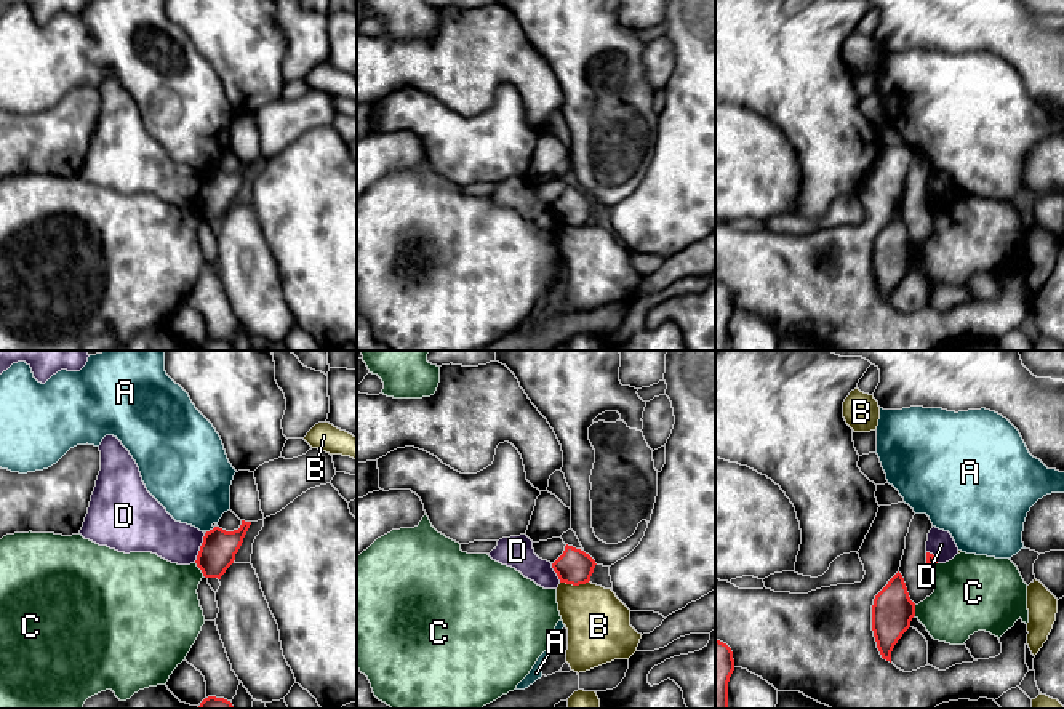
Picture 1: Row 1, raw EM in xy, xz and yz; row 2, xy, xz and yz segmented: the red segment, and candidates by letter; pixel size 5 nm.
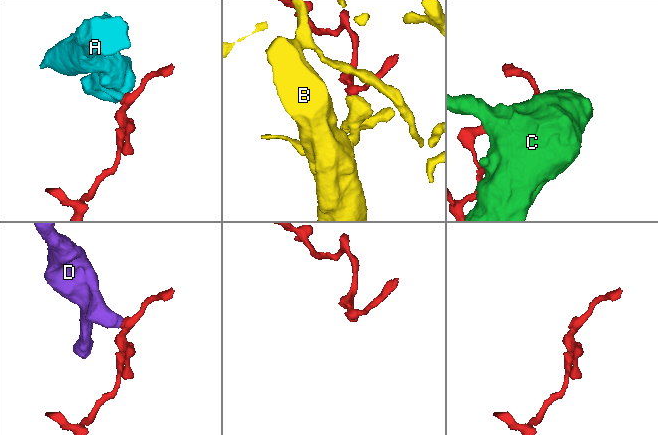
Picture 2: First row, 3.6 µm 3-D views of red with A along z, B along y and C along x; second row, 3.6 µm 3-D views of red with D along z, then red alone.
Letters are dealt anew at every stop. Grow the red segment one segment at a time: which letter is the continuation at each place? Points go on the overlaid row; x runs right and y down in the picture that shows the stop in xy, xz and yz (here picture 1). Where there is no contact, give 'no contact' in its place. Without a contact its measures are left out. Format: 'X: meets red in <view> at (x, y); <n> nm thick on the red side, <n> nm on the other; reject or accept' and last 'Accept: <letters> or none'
A: meets red in xy at (210, 530); 180 nm thick on the red side, 380 nm on the other; reject
B: meets red in xz at (575, 584); 180 nm thick on the red side, 320 nm on the other; reject
C: meets red in xy at (199, 567); 180 nm thick on the red side, 380 nm on the other; reject
D: meets red in xy at (200, 548); 180 nm thick on the red side, 220 nm on the other; reject
Accept: none

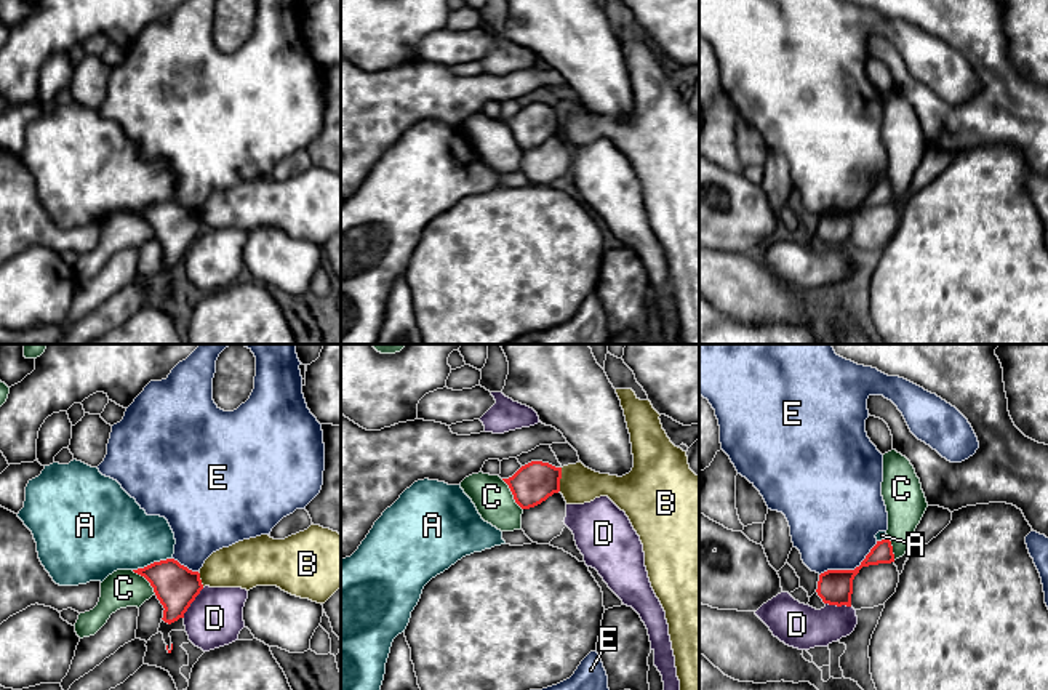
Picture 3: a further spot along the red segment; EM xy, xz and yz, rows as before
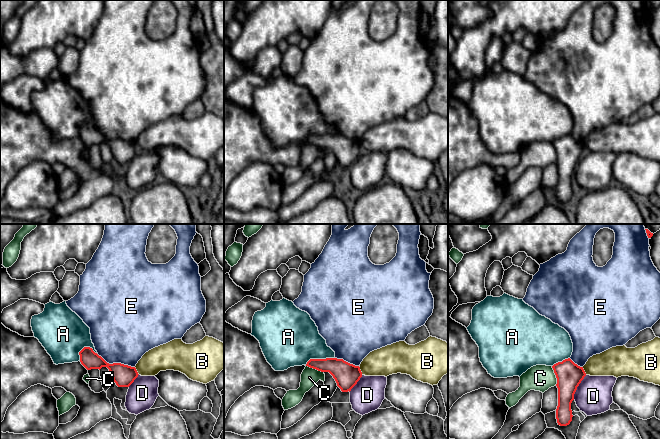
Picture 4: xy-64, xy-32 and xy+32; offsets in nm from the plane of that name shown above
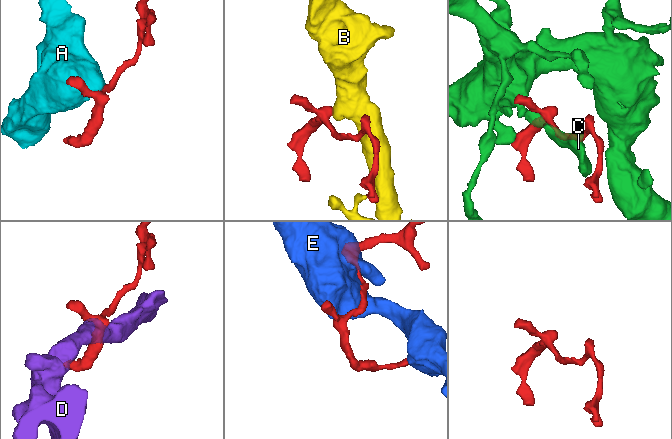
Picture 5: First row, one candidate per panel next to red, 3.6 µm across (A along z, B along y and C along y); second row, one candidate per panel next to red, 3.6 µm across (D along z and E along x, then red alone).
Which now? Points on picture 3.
A: meets red in xy at (154, 562); 220 nm thick on the red side, 360 nm on the other; reject
B: meets red in xz at (560, 477); 200 nm thick on the red side, 190 nm on the other; reject
C: meets red in xz at (512, 493); 200 nm thick on the red side, 190 nm on the other; reject
D: meets red in xy at (192, 601); 220 nm thick on the red side, 280 nm on the other; reject
E: meets red in yz at (850, 570); 180 nm thick on the red side, 440 nm on the other; reject
Accept: none

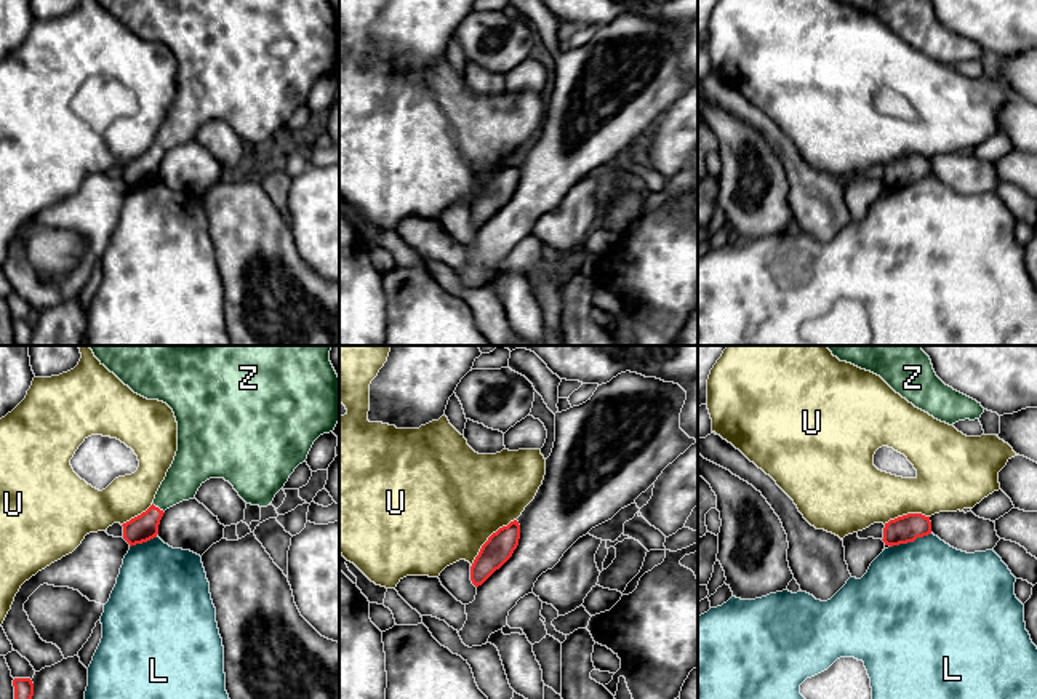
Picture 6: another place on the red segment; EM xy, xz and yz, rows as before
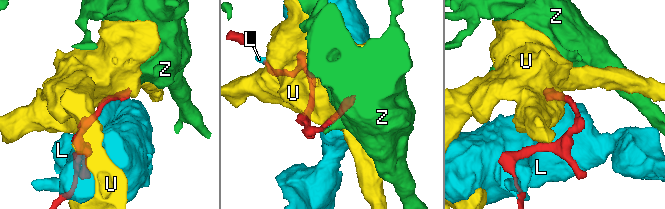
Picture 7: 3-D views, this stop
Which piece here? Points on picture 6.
L: meets red in yz at (911, 541); 140 nm thick on the red side, 500 nm on the other; reject
U: meets red in xz at (488, 539); 150 nm thick on the red side, 480 nm on the other; reject
Z: meets red in xy at (157, 507); 140 nm thick on the red side, 190 nm on the other; accept
Accept: Z

